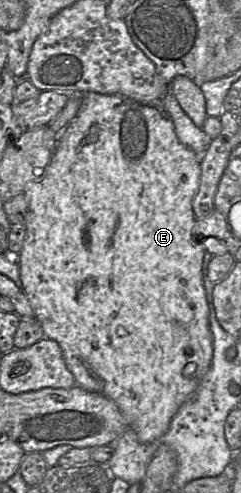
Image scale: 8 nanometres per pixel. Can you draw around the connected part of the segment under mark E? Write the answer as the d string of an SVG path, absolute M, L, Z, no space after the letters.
M88 92L80 95L82 95L82 98L79 111L76 117L59 134L57 134L56 147L46 171L42 176L43 178L38 181L27 183L24 189L28 206L25 221L26 237L22 250L17 256L17 262L20 267L22 290L24 291L33 309L35 318L42 326L45 337L55 340L60 345L66 366L73 374L76 385L85 390L103 394L113 400L125 420L127 429L133 430L137 434L140 442L151 443L161 438L168 431L171 420L177 413L178 409L192 397L202 378L208 372L213 357L213 336L210 330L209 308L204 282L202 279L203 258L207 251L194 233L194 224L196 219L192 208L193 198L198 192L200 186L200 156L179 141L175 133L171 116L165 110L162 99L135 100L121 94L102 94L96 92Z

